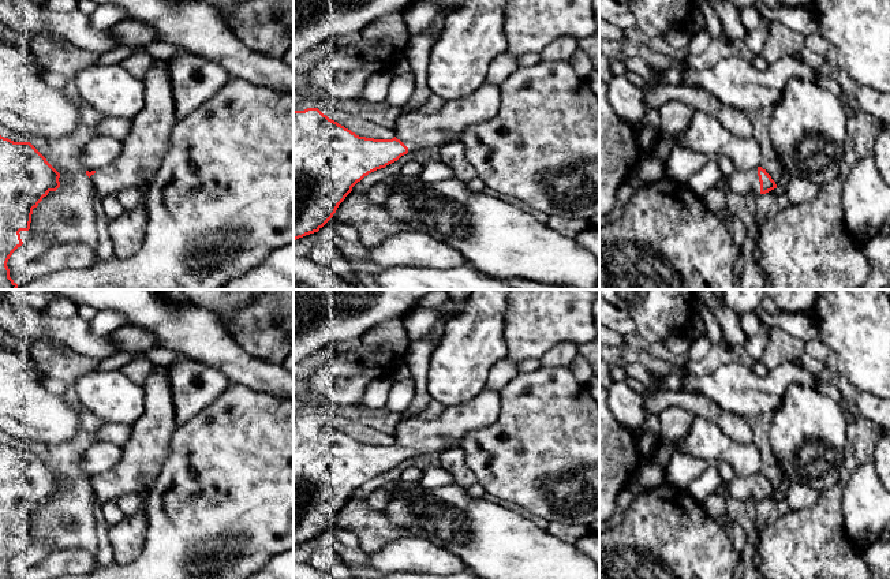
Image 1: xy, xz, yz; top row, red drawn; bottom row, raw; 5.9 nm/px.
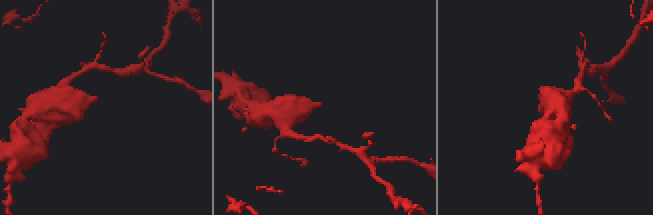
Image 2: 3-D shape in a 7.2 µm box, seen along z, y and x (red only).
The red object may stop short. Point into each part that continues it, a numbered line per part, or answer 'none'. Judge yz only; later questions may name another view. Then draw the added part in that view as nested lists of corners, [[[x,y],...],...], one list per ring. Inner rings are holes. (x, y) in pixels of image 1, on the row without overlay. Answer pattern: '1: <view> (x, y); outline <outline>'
1: yz (741, 488); outline [[[758,474],[748,477],[734,475],[728,482],[728,492],[736,500],[760,500]]]

